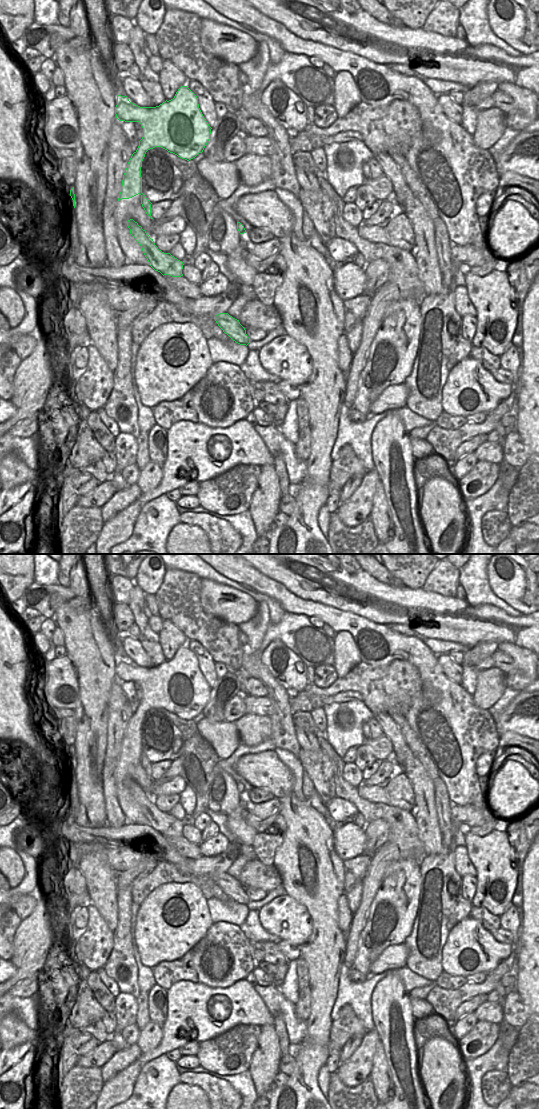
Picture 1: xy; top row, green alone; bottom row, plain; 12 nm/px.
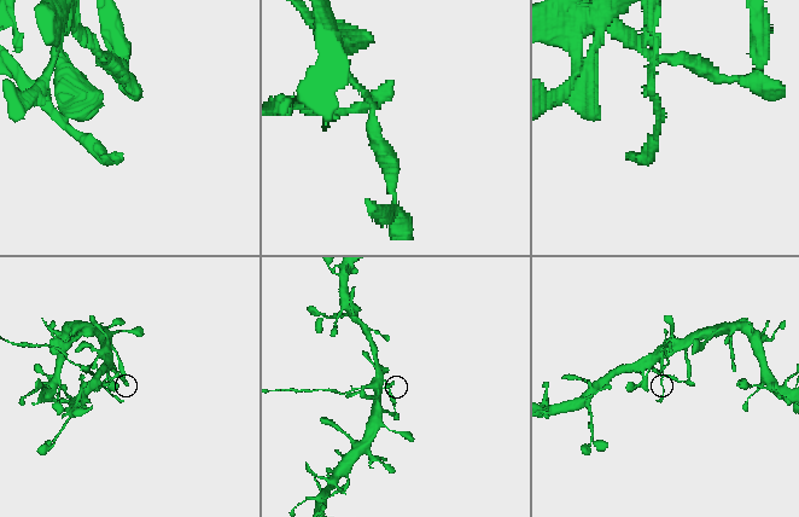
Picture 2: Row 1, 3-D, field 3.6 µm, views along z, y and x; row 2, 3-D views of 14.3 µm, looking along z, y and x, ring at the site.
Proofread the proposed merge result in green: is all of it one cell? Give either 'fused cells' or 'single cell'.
fused cells

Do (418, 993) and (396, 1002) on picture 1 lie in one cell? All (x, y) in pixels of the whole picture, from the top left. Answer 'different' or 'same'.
different

